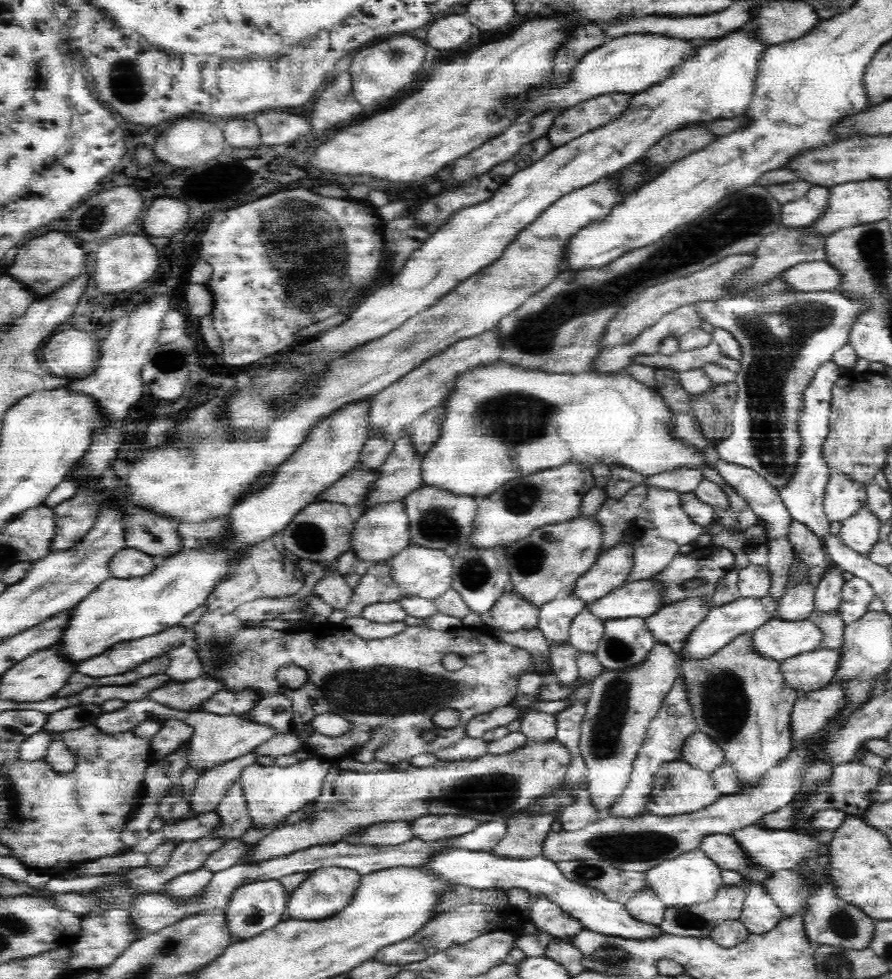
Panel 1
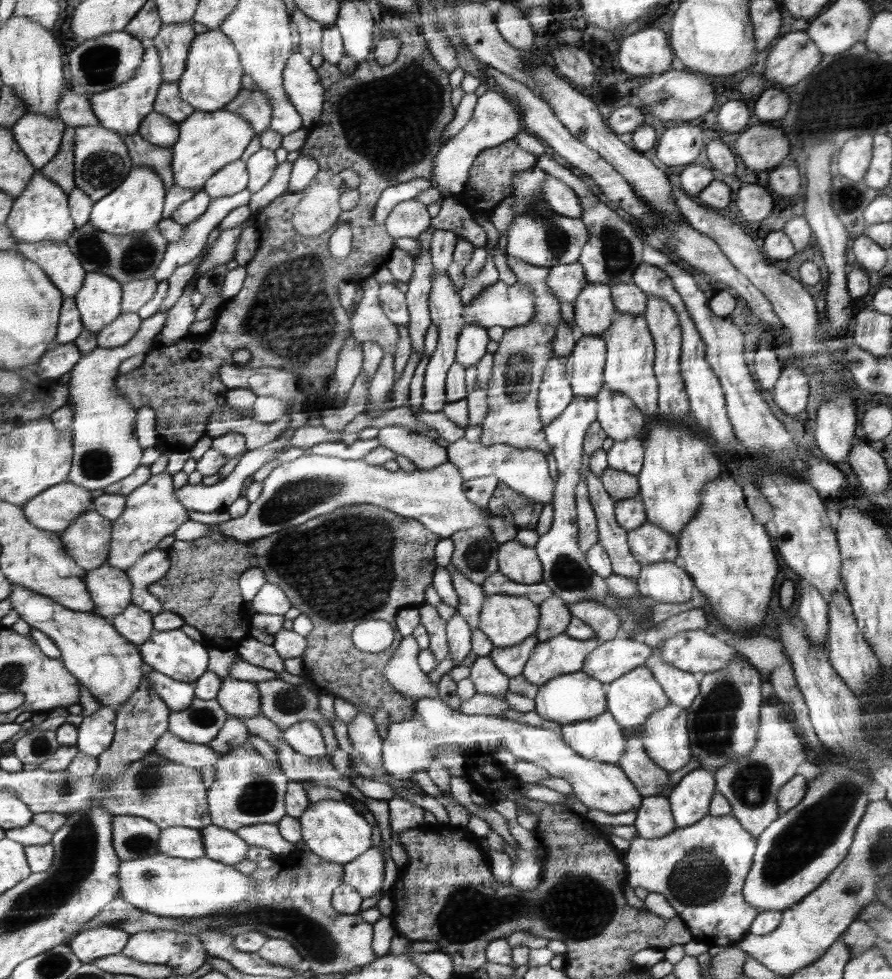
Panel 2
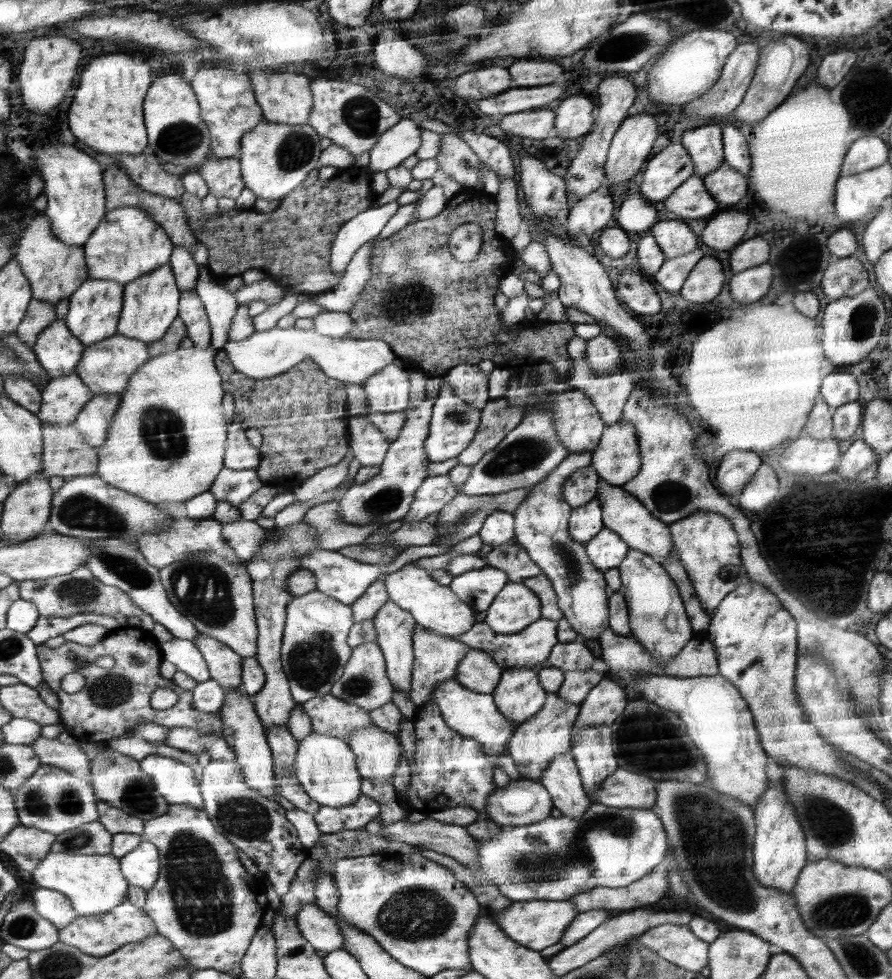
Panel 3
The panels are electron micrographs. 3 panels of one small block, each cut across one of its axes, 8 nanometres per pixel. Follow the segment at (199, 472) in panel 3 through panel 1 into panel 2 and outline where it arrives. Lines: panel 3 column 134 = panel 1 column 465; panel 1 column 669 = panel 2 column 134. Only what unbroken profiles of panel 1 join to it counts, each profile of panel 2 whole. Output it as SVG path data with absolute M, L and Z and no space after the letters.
M170 310L162 311L152 318L146 319L136 336L130 344L121 348L98 348L89 356L84 356L83 360L76 366L76 369L69 376L68 383L71 389L71 398L69 406L76 413L72 430L74 432L75 458L73 461L73 472L69 477L69 482L74 482L78 486L84 486L92 490L107 489L116 482L121 482L132 476L138 471L144 463L145 450L138 437L138 414L140 409L134 406L133 402L124 394L119 392L118 380L121 375L121 367L126 360L132 358L133 355L141 353L149 354L158 346L157 336L161 334L164 327L168 325L170 318Z

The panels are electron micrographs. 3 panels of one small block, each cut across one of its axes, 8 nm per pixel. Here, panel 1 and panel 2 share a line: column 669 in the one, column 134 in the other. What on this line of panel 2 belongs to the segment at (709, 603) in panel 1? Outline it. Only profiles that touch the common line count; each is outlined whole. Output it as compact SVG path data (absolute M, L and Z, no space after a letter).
M136 604L127 608L124 613L112 618L120 633L126 635L134 646L142 646L157 632L155 617Z

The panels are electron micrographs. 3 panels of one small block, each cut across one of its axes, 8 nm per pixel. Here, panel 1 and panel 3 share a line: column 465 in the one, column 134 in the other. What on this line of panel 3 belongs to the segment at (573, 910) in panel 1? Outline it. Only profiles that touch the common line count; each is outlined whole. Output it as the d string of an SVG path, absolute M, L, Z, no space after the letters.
M144 841L143 844L124 856L122 871L132 886L138 886L148 891L154 889L161 878L162 860L161 848L154 842Z

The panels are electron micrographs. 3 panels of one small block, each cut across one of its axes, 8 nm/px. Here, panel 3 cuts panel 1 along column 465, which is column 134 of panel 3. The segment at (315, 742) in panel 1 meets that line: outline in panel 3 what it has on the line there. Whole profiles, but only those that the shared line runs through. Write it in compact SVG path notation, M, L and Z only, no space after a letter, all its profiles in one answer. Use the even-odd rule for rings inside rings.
M143 626L123 627L114 631L104 642L94 646L67 641L60 648L48 648L45 644L38 645L38 651L40 651L45 682L50 684L61 698L62 722L88 748L94 741L110 742L114 739L134 737L136 728L140 724L152 722L170 729L180 726L195 728L206 735L210 735L210 732L222 734L226 728L222 710L211 713L198 709L194 705L194 690L184 688L176 680L162 675L161 666L164 661L162 646L156 643L152 631ZM72 652L82 662L88 662L88 666L78 669L78 663L70 658ZM102 656L116 657L118 666L112 670L104 670L96 666L96 660ZM78 670L88 677L88 684L84 690L76 694L68 694L63 689L63 677ZM160 688L176 690L180 693L180 702L168 710L154 708L152 699Z

